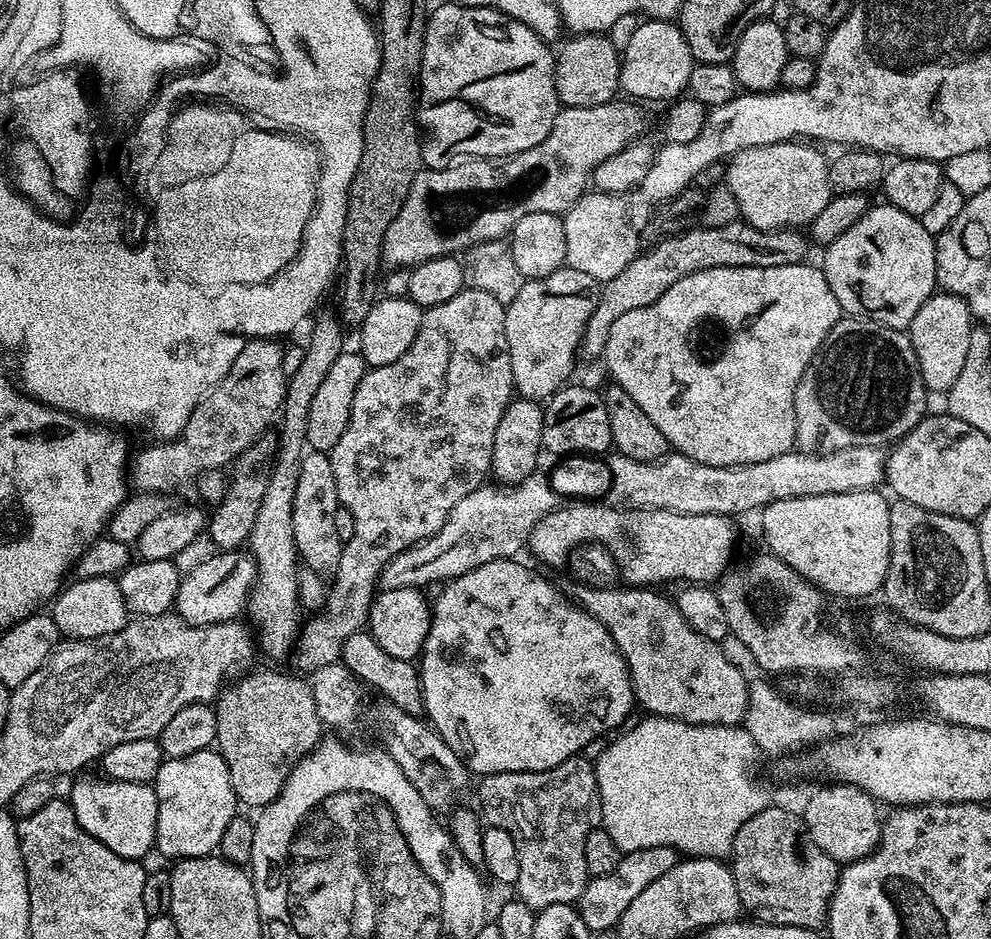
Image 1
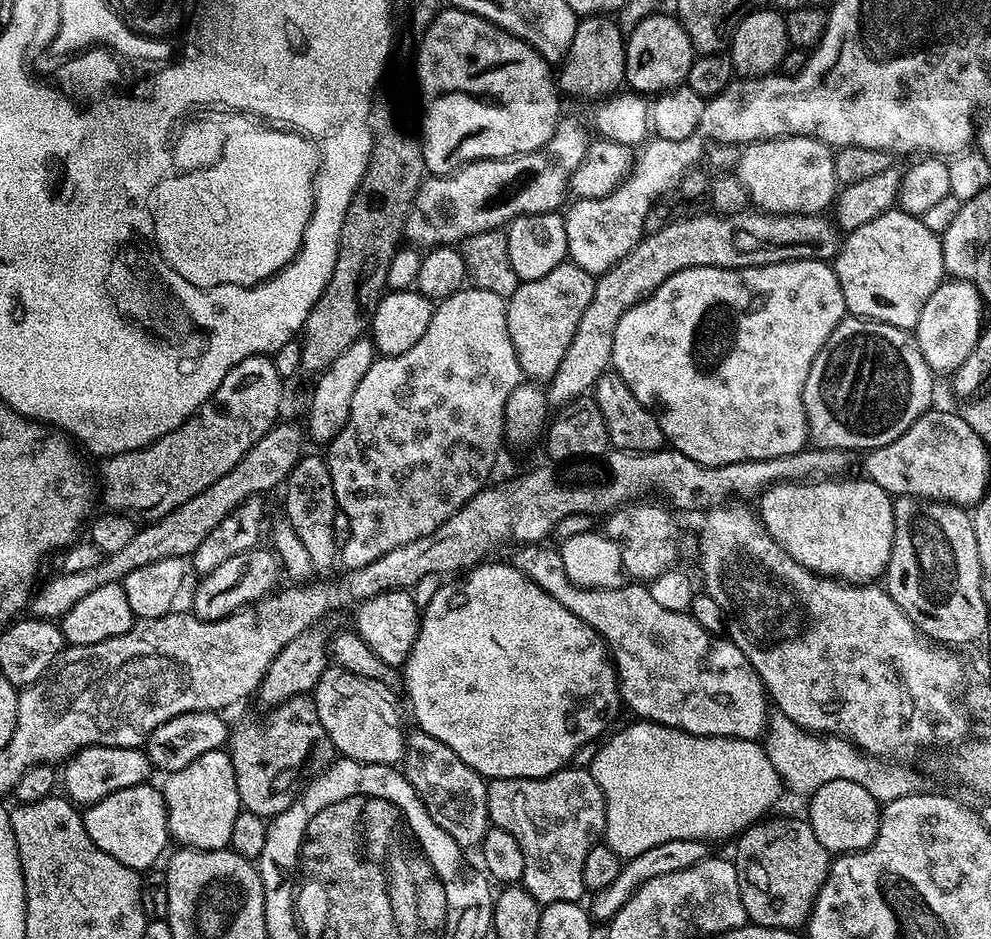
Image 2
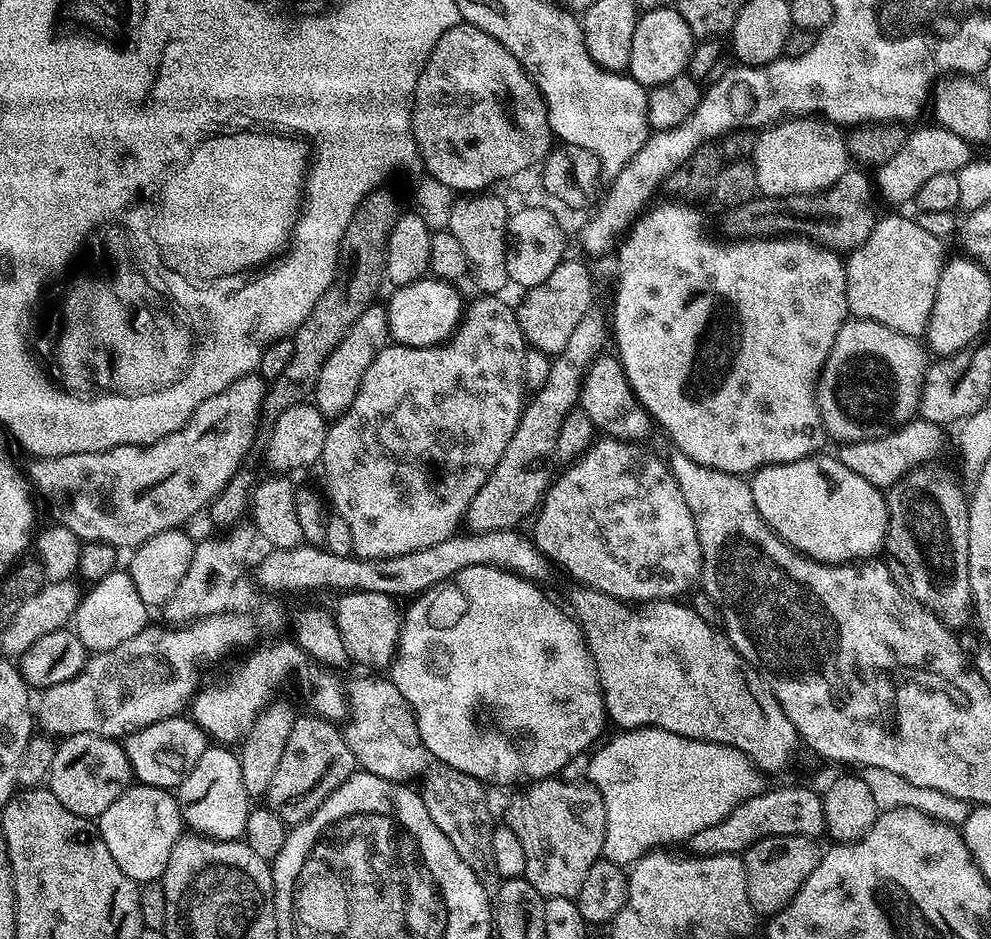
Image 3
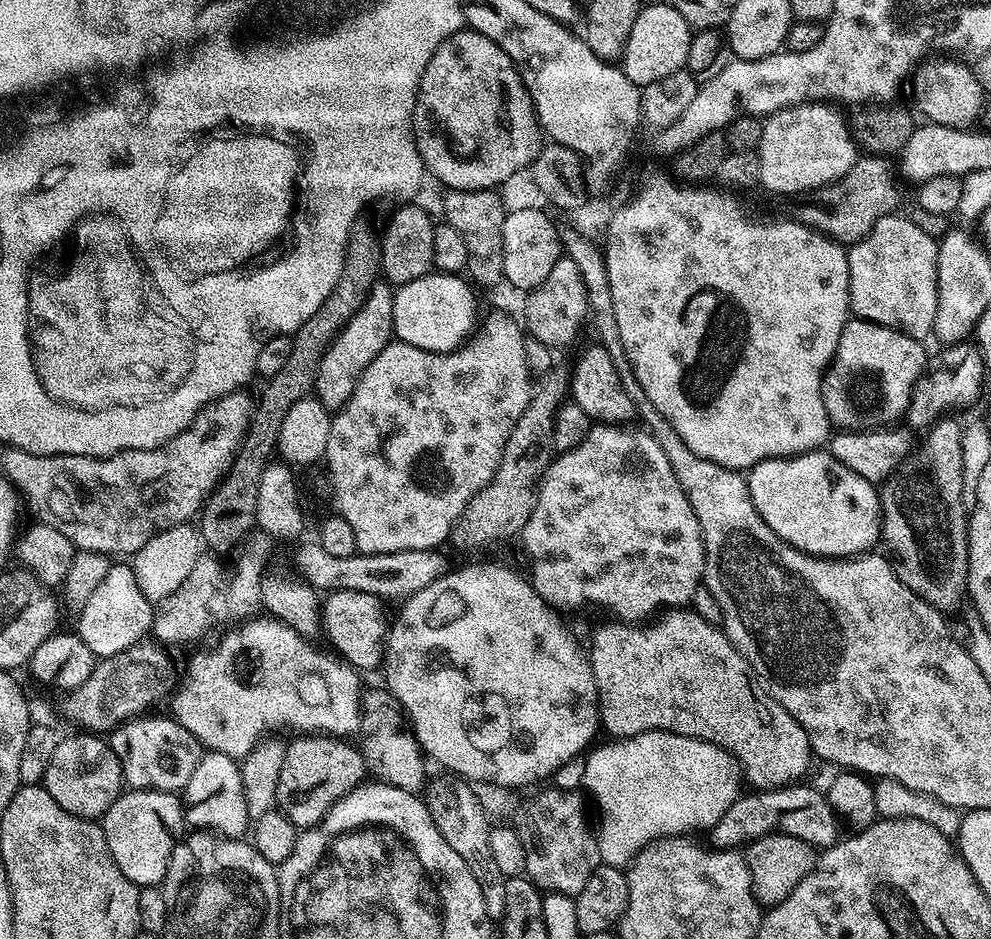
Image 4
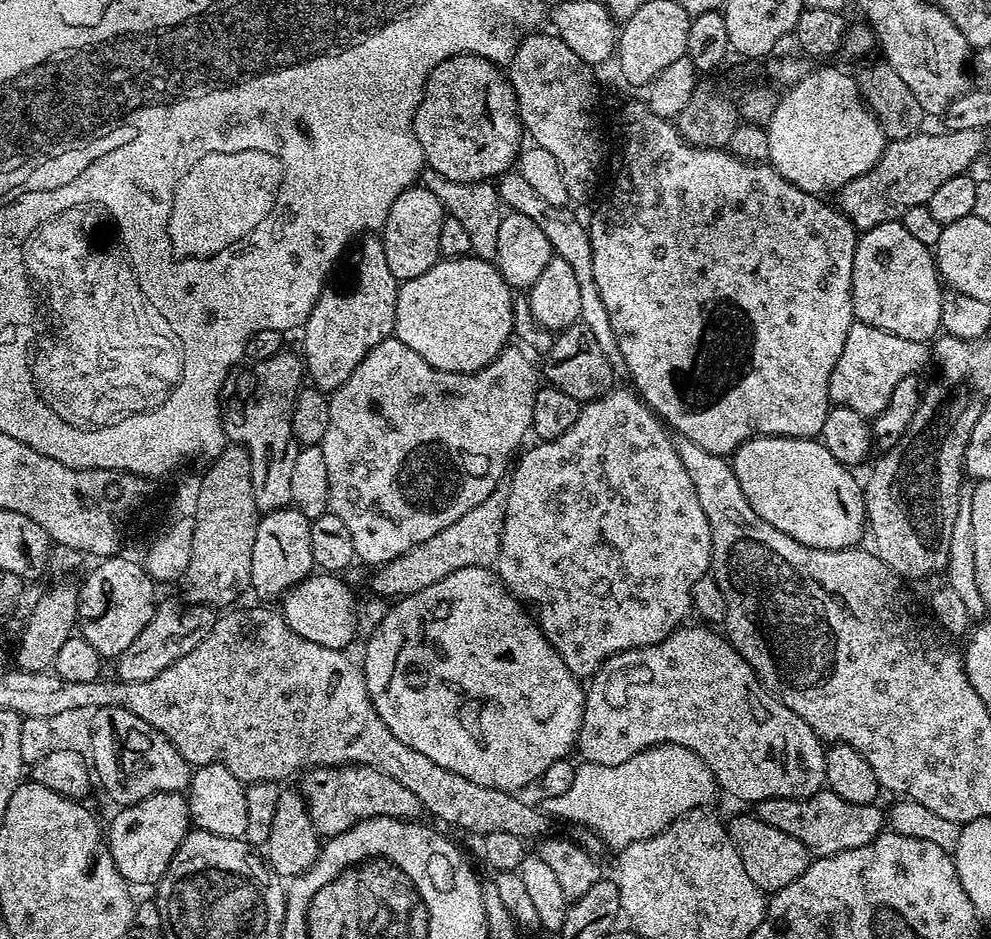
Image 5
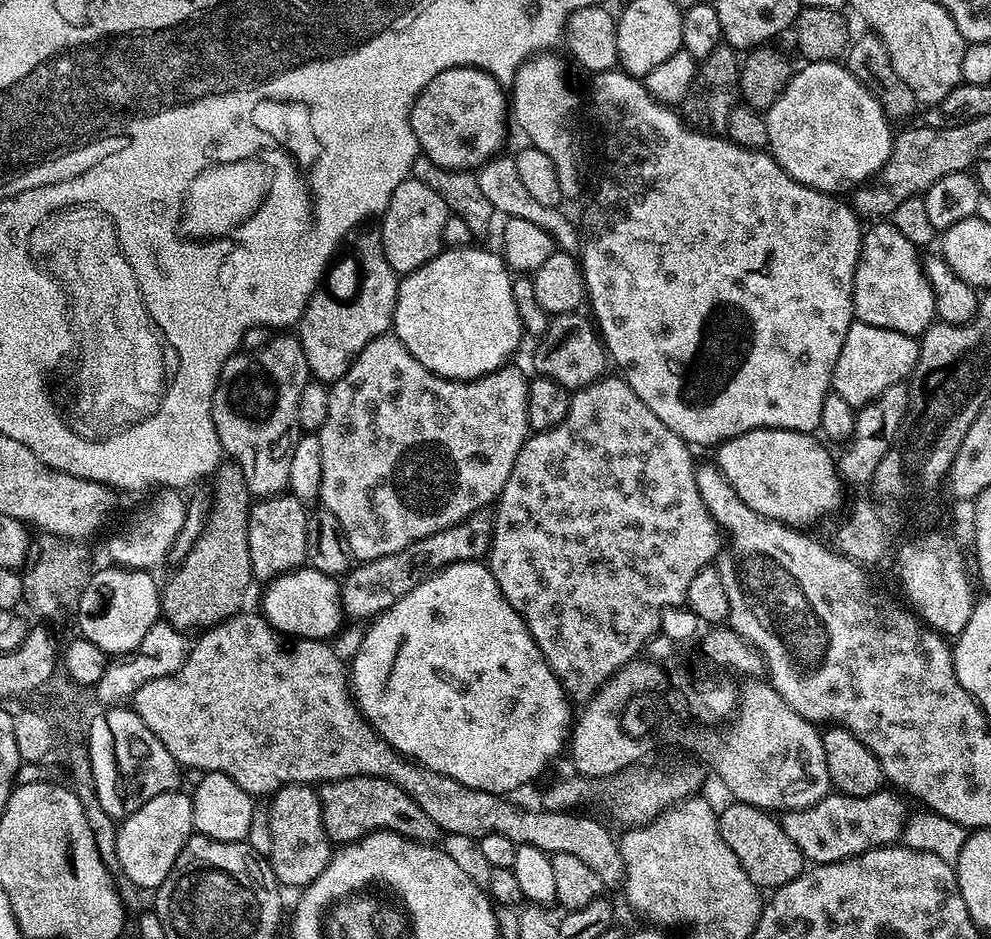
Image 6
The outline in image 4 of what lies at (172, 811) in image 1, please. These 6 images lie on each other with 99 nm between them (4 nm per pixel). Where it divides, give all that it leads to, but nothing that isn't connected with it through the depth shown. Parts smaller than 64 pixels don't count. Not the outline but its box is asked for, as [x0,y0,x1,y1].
[182,751,250,838]

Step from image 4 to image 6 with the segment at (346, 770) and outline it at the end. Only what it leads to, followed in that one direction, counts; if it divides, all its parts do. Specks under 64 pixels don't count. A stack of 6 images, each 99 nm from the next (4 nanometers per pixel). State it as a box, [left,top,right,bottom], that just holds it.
[318,776,442,845]

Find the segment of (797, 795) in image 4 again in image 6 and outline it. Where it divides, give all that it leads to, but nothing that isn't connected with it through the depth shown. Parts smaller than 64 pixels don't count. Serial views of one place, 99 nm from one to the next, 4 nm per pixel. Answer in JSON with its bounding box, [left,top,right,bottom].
[782,790,910,865]

